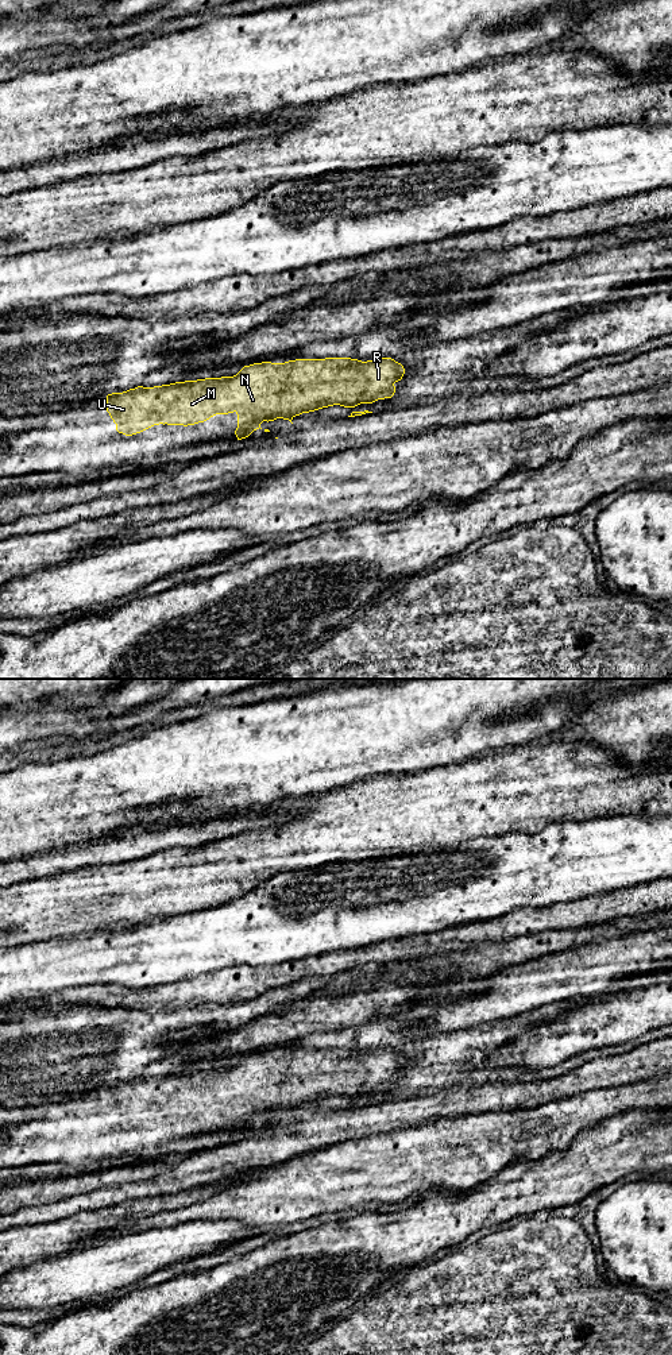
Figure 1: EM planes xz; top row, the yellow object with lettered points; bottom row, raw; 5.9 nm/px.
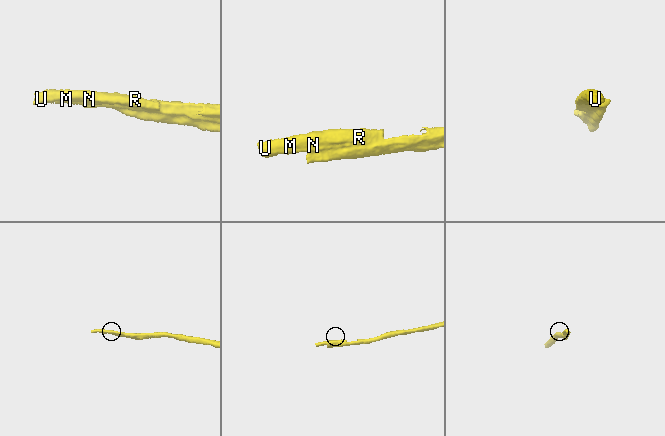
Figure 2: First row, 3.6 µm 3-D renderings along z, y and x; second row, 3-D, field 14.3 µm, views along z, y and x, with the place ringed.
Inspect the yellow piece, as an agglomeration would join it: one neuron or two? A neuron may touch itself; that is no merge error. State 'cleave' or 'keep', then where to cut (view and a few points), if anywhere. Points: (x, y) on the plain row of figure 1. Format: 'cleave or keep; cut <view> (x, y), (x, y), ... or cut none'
keep; cut none

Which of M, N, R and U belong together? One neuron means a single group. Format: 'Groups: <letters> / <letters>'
Groups: M N R U

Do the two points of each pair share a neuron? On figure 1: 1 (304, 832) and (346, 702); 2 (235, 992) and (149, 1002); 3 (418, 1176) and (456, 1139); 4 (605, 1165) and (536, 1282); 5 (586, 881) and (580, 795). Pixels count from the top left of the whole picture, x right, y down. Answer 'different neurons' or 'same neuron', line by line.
1: different neurons
2: same neuron
3: same neuron
4: different neurons
5: different neurons

